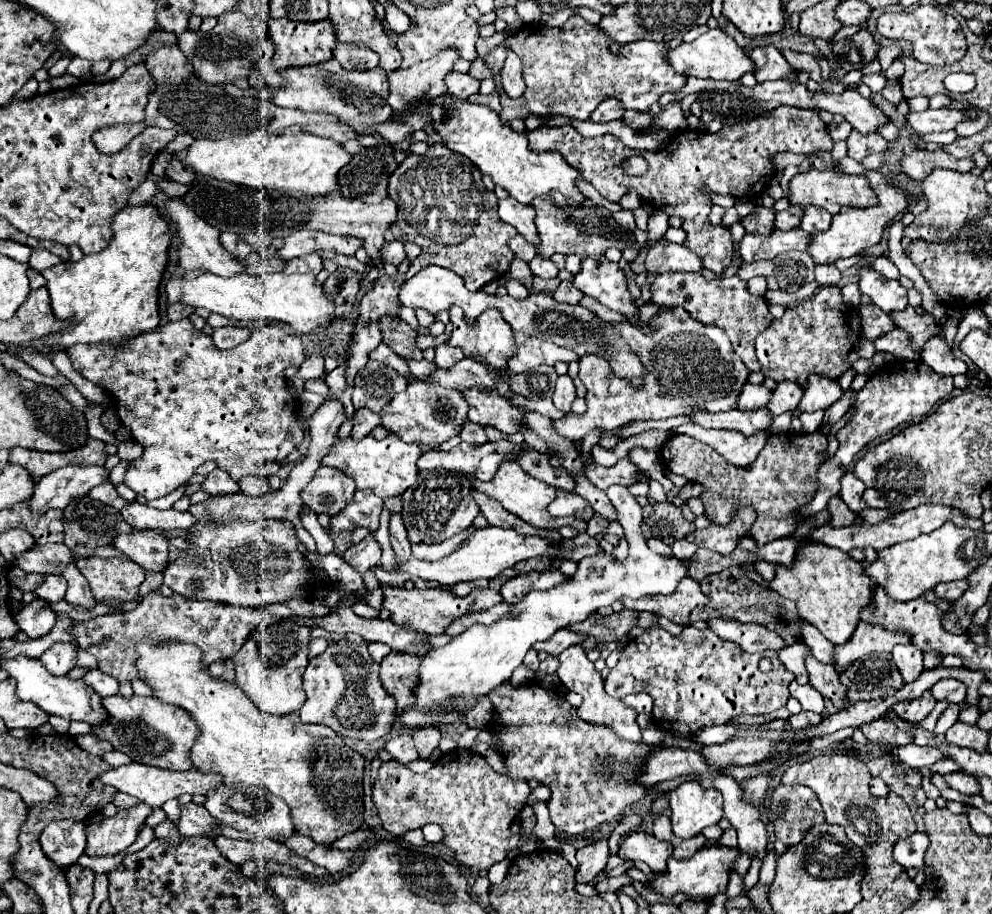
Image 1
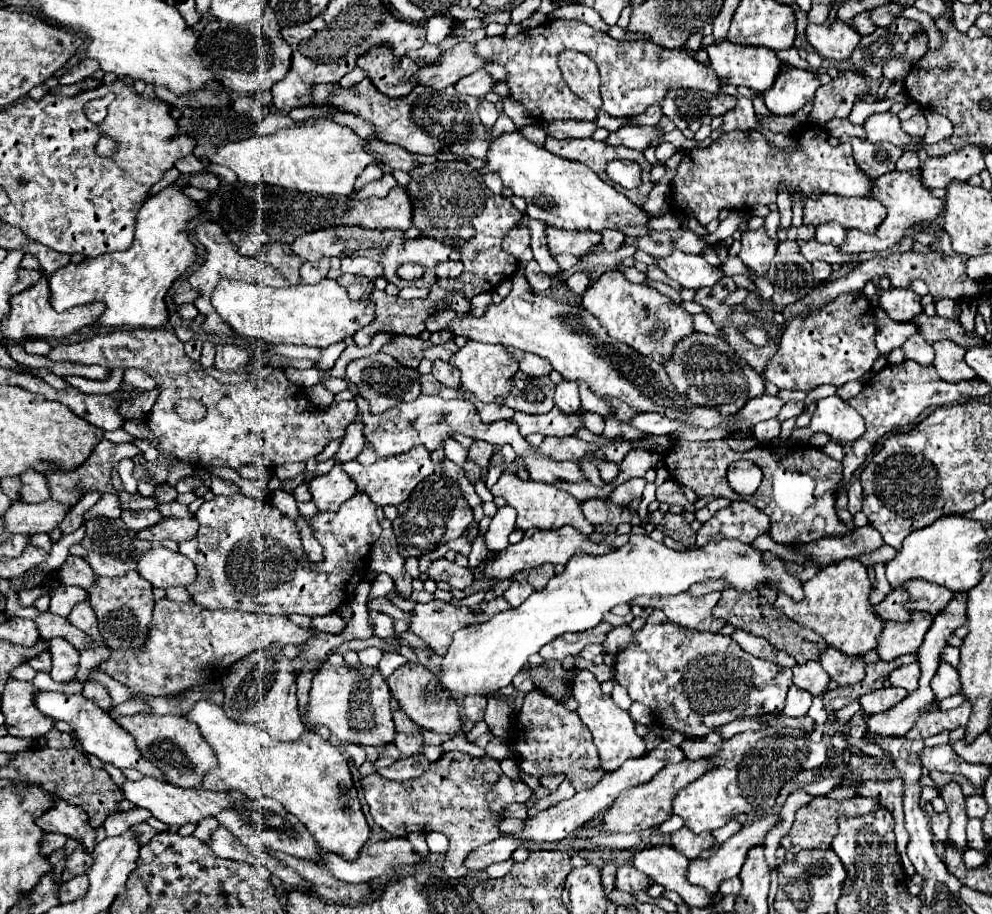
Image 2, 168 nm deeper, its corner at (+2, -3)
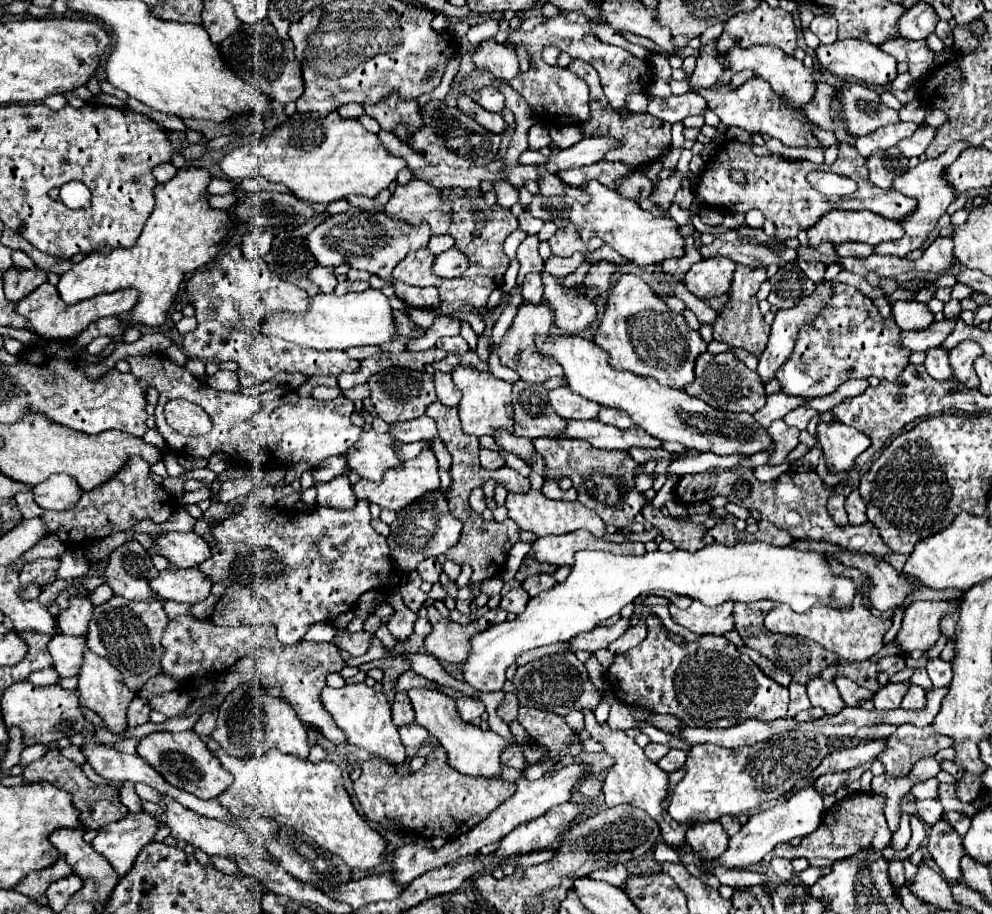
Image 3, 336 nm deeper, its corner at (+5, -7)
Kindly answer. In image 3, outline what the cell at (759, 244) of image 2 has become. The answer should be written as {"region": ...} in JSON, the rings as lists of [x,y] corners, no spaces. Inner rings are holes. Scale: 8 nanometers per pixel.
{"region":[[[738,264],[736,272],[734,272],[734,280],[732,280],[732,288],[730,288],[730,302],[724,306],[724,310],[718,314],[716,322],[714,322],[714,340],[718,342],[726,342],[730,346],[736,348],[744,348],[754,356],[760,356],[762,350],[766,348],[766,338],[770,334],[770,326],[764,322],[760,310],[758,310],[758,298],[756,292],[760,288],[762,282],[766,282],[766,268],[758,266],[758,268],[746,268],[742,264]]]}

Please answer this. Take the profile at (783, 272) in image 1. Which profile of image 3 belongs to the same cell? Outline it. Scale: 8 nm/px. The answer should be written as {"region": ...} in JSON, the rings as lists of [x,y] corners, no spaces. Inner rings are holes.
{"region":[[[796,260],[786,262],[768,282],[772,284],[768,302],[778,310],[798,304],[802,298],[806,298],[816,288],[814,282],[810,282],[810,278],[806,278],[802,268],[798,268]]]}

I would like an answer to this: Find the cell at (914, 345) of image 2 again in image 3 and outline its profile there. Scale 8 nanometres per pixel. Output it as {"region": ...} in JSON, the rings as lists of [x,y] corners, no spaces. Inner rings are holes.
{"region":[[[942,348],[926,350],[924,366],[926,366],[926,370],[932,378],[938,378],[938,380],[952,378],[952,370],[950,370],[950,364],[948,364],[948,358],[946,358],[946,350],[942,350]]]}

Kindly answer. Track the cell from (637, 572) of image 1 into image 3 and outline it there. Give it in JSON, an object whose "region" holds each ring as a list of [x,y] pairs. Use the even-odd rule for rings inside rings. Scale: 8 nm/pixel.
{"region":[[[738,542],[734,546],[708,544],[696,552],[654,550],[642,556],[616,556],[612,552],[582,550],[574,556],[574,560],[576,562],[568,578],[530,598],[526,610],[514,620],[496,622],[488,630],[470,638],[470,652],[460,664],[464,682],[478,692],[502,690],[506,670],[520,654],[530,648],[568,642],[582,632],[590,632],[638,596],[652,594],[654,590],[686,594],[706,606],[718,606],[728,600],[772,600],[788,604],[794,612],[806,612],[816,602],[834,608],[850,606],[856,592],[856,584],[852,580],[832,576],[828,560],[820,554],[800,552],[790,546],[776,548],[762,542]]]}

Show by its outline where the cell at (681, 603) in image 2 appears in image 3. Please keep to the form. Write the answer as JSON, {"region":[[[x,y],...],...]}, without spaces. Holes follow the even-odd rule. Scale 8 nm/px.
{"region":[[[694,600],[686,610],[678,608],[676,604],[670,606],[670,616],[676,624],[686,626],[690,632],[696,634],[724,634],[734,628],[732,618],[732,602],[724,602],[722,606],[704,606],[702,602]]]}

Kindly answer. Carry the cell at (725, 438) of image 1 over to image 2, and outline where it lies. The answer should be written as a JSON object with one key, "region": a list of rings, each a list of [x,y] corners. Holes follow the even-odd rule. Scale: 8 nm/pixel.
{"region":[[[747,460],[733,462],[727,472],[729,486],[735,490],[735,494],[741,494],[741,496],[753,494],[761,484],[761,476],[763,476],[761,470],[753,462],[747,462]]]}

